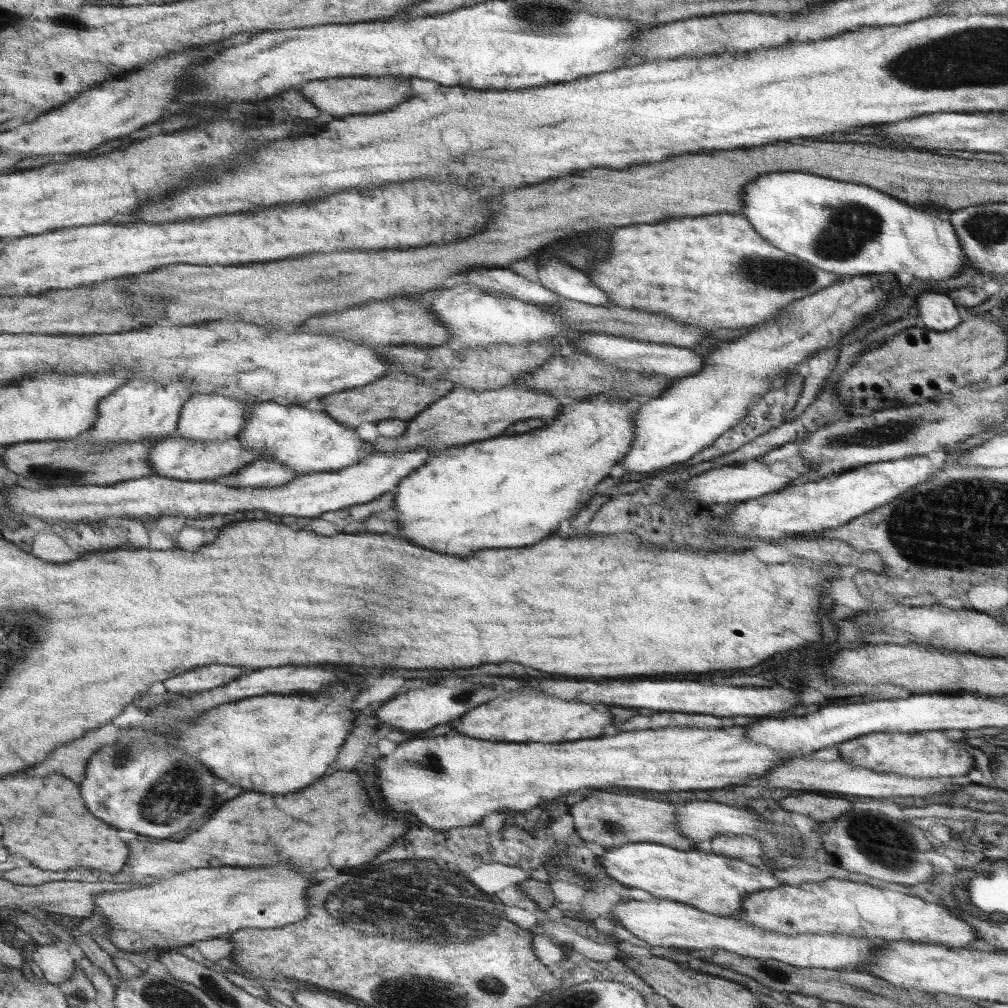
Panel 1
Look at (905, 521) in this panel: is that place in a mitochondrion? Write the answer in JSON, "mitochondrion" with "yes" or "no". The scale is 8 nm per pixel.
{"mitochondrion":"yes"}

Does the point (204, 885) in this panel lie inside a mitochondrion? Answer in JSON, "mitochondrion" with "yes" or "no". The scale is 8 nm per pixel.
{"mitochondrion":"no"}

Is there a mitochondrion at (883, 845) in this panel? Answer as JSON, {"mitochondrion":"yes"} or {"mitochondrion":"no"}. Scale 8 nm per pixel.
{"mitochondrion":"yes"}

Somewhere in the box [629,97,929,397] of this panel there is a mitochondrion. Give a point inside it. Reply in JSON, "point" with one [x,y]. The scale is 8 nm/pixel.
{"point":[849,229]}

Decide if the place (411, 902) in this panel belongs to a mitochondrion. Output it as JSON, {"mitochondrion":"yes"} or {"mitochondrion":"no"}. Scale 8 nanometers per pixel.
{"mitochondrion":"yes"}

